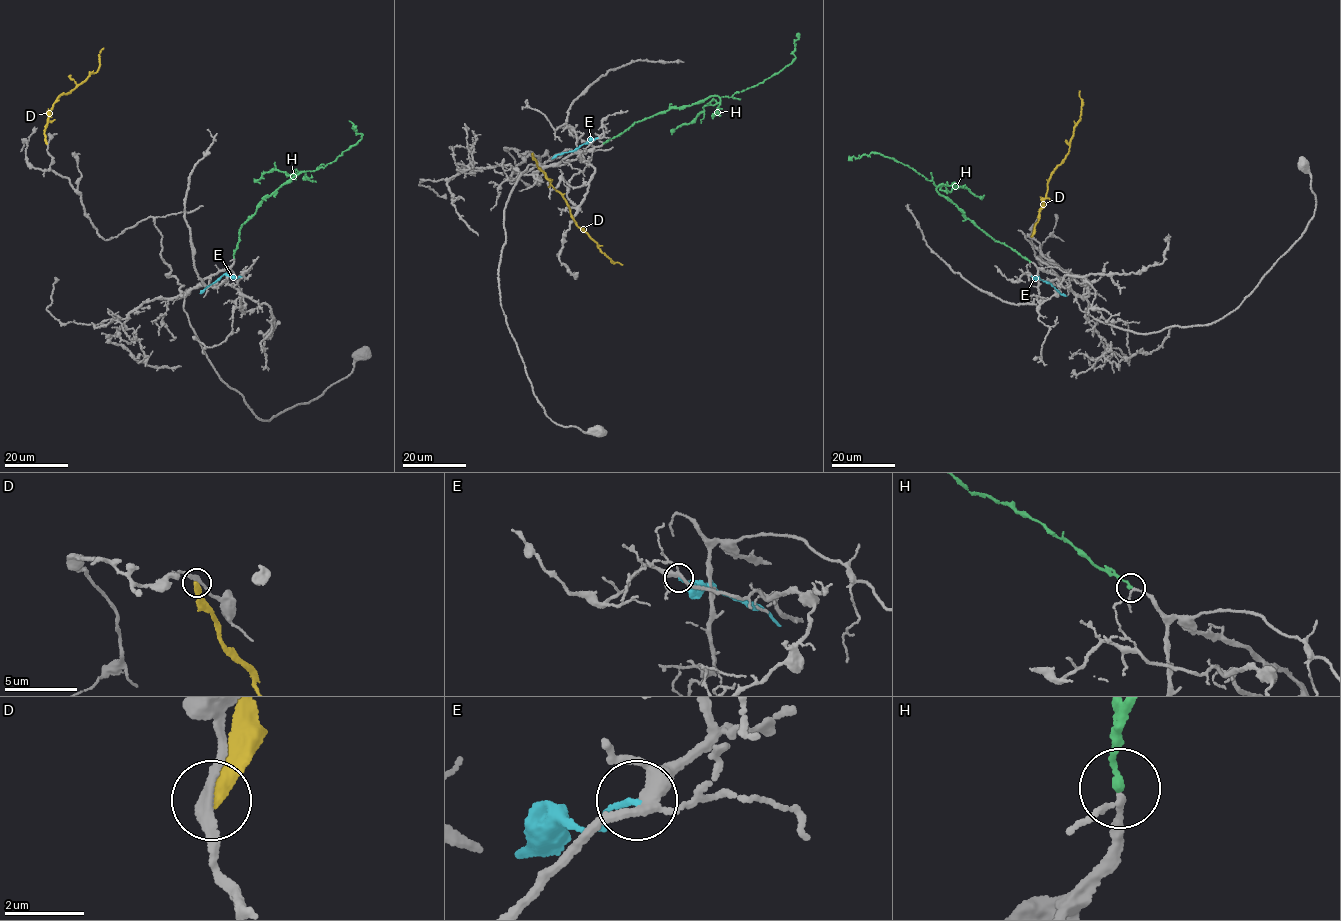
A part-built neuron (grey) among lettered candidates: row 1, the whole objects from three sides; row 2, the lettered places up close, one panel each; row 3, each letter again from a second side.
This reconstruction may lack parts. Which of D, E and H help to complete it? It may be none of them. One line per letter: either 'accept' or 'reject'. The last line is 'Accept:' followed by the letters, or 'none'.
D: reject
E: reject
H: accept
Accept: H

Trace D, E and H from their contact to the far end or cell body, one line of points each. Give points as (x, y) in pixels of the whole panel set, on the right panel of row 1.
D: (1031, 236), (1051, 175), (1067, 154), (1074, 127), (1079, 121), (1081, 99), (1079, 91)
E: (1031, 276), (1047, 281), (1066, 296)
H: (1030, 261), (994, 240), (938, 193), (932, 180), (908, 166), (872, 152), (859, 158), (849, 159), (849, 156)

